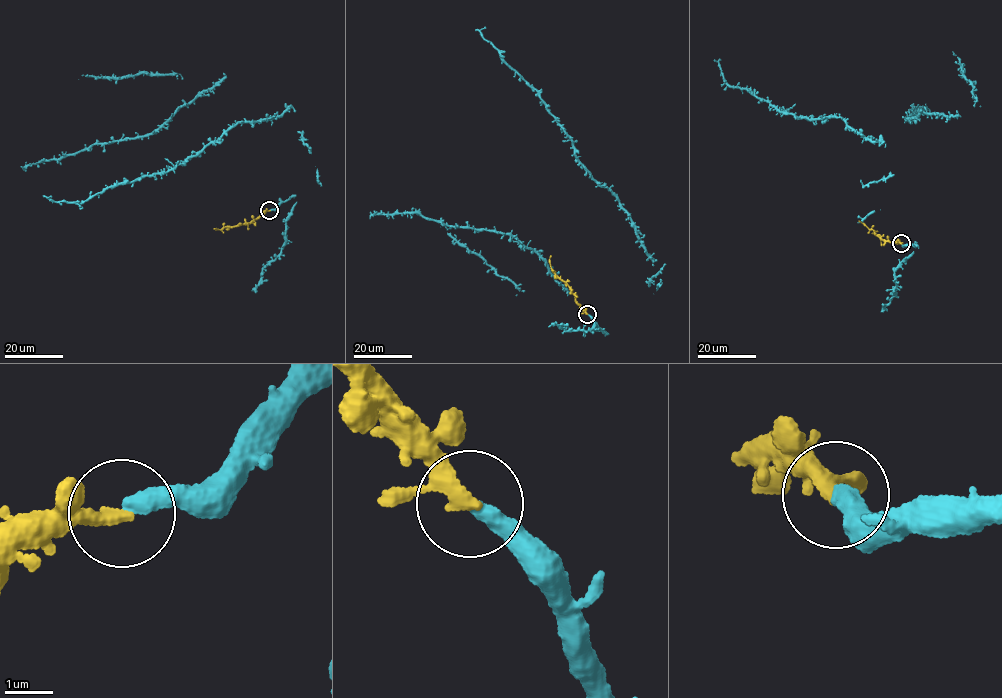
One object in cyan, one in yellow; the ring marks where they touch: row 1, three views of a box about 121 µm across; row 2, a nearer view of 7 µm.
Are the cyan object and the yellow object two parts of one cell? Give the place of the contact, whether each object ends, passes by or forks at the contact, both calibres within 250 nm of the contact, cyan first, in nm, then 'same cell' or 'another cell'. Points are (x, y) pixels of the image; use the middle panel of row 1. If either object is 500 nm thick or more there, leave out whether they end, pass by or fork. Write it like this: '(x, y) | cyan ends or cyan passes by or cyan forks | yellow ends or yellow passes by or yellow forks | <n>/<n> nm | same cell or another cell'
(587, 314) | cyan ends | yellow passes by | 360/260 nm | same cell

